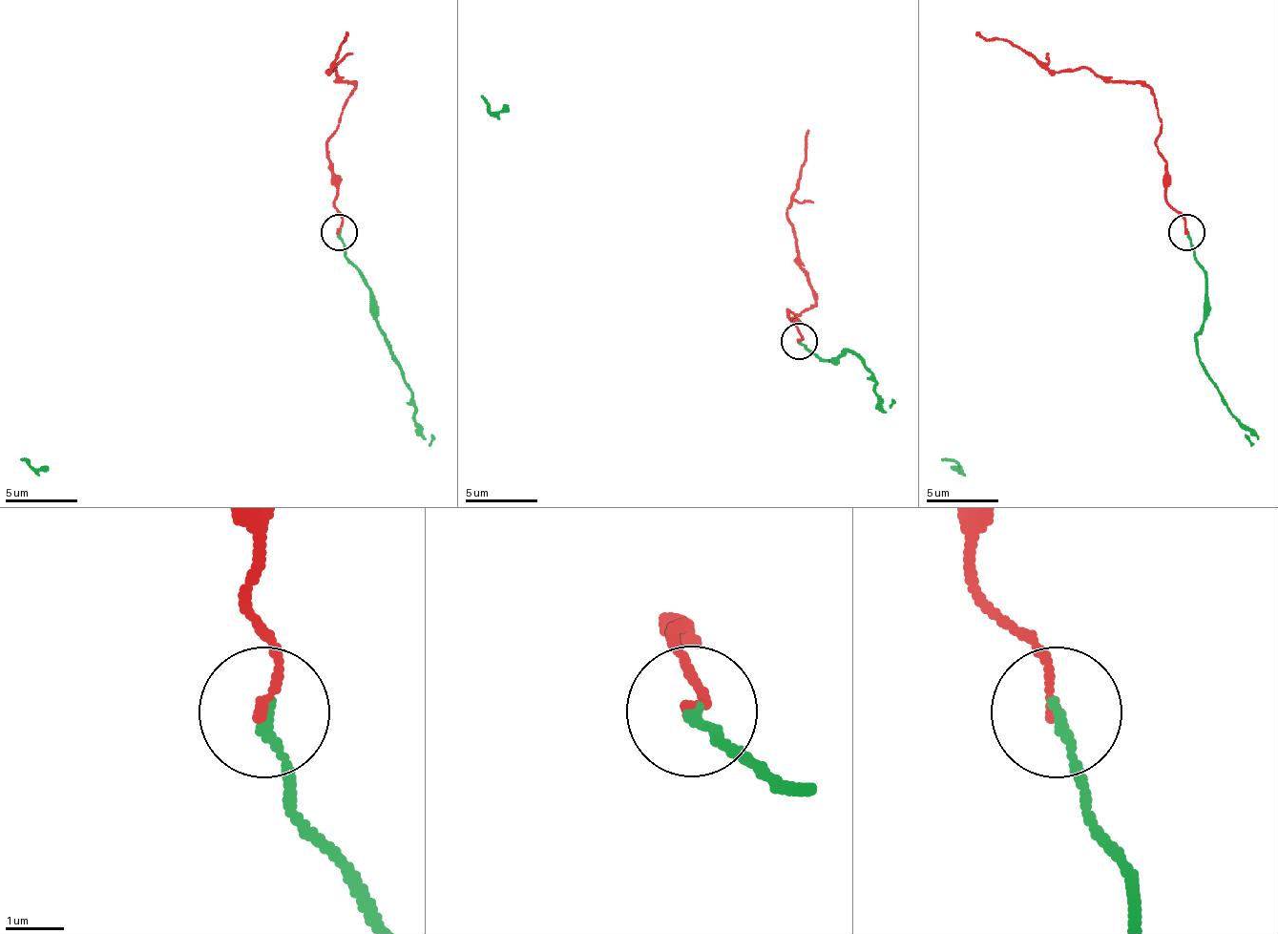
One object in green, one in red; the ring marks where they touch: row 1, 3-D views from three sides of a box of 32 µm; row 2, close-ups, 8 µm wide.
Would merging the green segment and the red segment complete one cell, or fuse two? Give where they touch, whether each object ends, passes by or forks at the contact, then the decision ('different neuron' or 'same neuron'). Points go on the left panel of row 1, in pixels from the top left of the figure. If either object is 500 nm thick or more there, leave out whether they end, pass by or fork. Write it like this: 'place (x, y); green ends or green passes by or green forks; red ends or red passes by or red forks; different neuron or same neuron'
place (339, 232); green ends; red ends; different neuron

